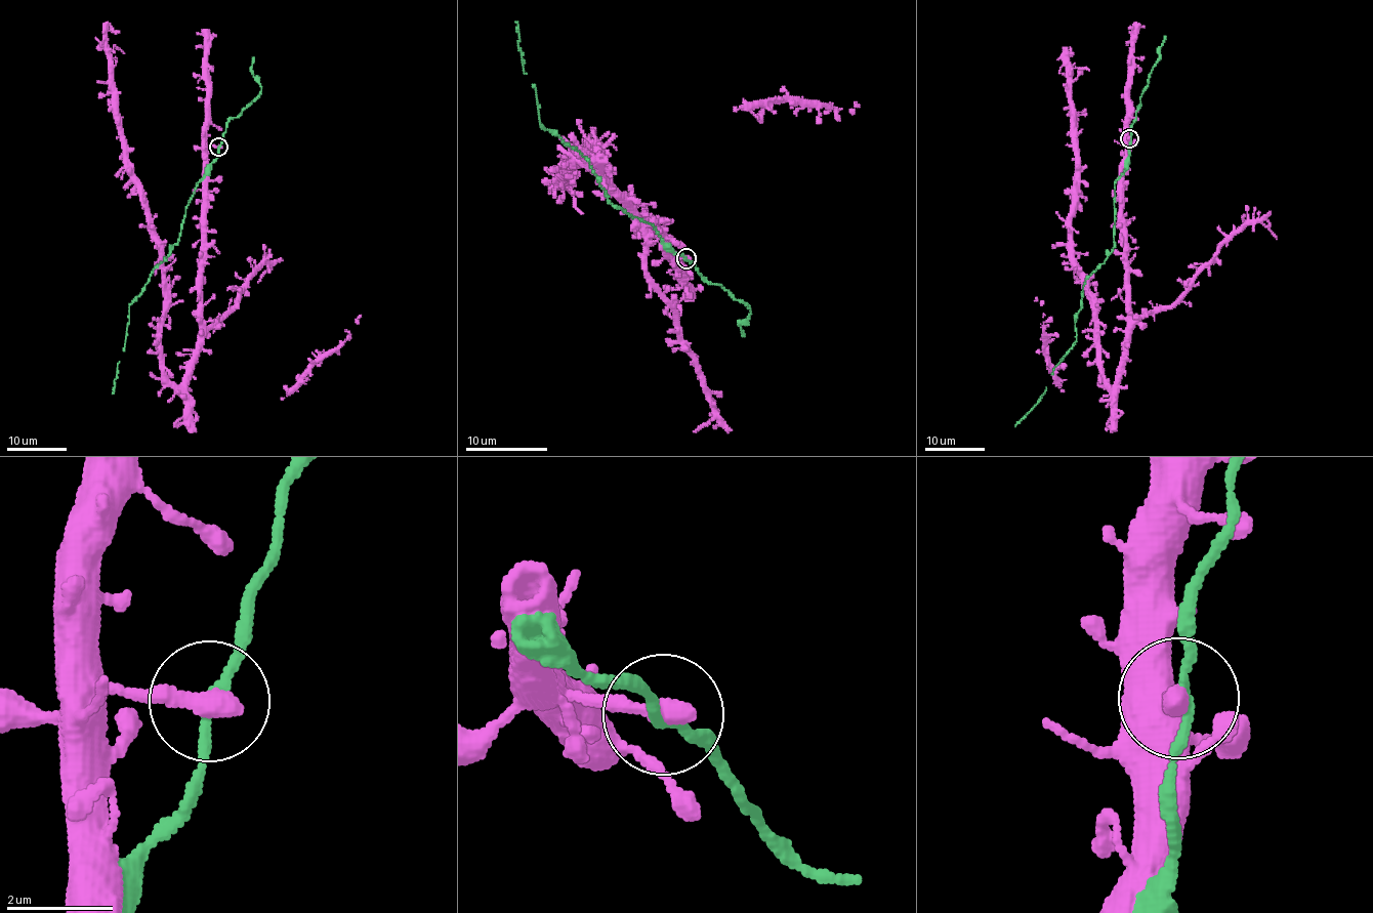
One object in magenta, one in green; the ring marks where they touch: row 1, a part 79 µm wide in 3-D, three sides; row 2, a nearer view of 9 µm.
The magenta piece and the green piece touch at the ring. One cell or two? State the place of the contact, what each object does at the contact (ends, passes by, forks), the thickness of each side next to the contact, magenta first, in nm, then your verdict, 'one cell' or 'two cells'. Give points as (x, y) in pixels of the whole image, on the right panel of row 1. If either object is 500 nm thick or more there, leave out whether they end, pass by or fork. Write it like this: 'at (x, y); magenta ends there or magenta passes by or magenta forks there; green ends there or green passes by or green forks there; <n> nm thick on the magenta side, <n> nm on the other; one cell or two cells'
at (1129, 138); magenta ends there; green passes by; 440 nm thick on the magenta side, 160 nm on the other; two cells

